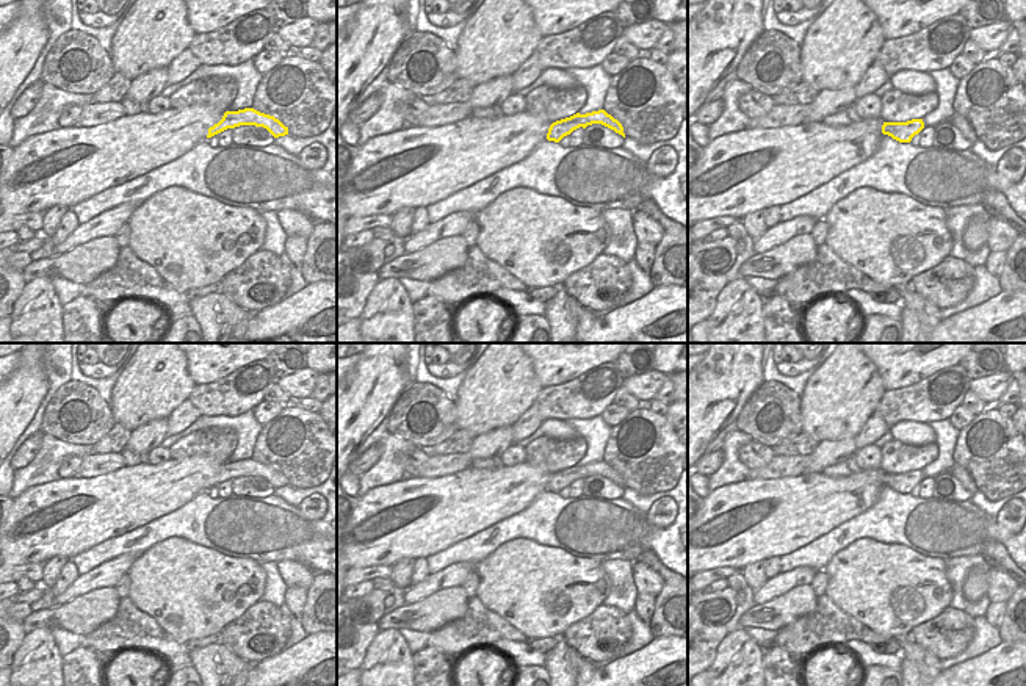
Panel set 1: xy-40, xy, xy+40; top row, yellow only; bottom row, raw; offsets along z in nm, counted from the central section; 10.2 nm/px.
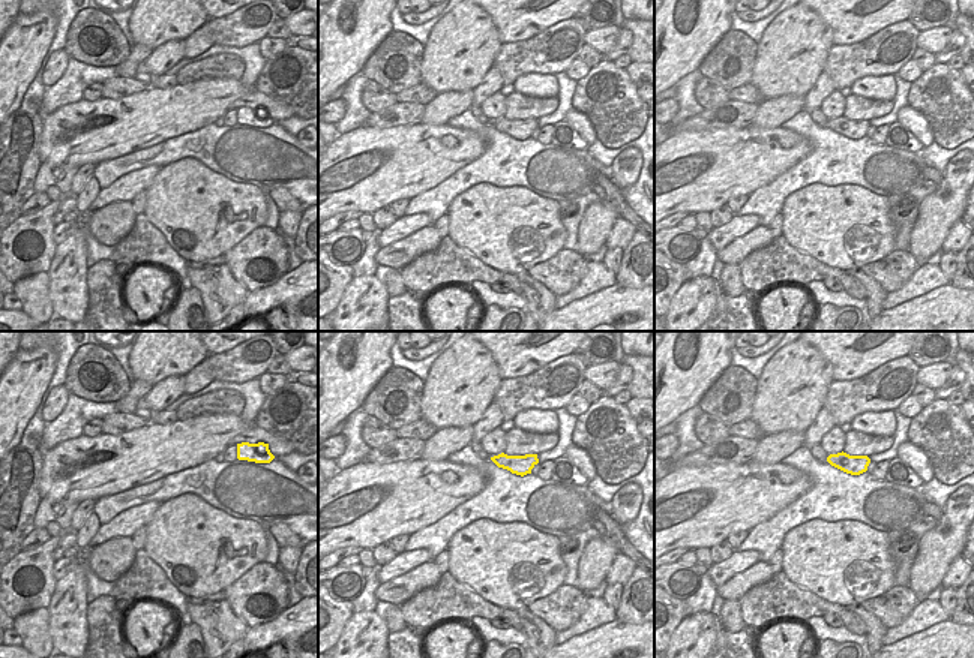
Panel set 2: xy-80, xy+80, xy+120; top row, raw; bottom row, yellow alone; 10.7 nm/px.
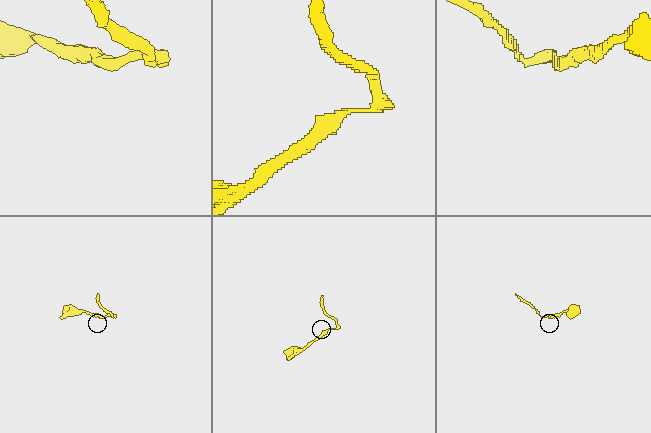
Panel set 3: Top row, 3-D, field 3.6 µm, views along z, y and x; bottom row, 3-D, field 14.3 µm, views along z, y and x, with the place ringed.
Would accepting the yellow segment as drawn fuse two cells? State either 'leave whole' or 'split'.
split

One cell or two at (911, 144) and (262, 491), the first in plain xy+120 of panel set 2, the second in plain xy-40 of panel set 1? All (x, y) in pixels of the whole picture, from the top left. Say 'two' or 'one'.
one

